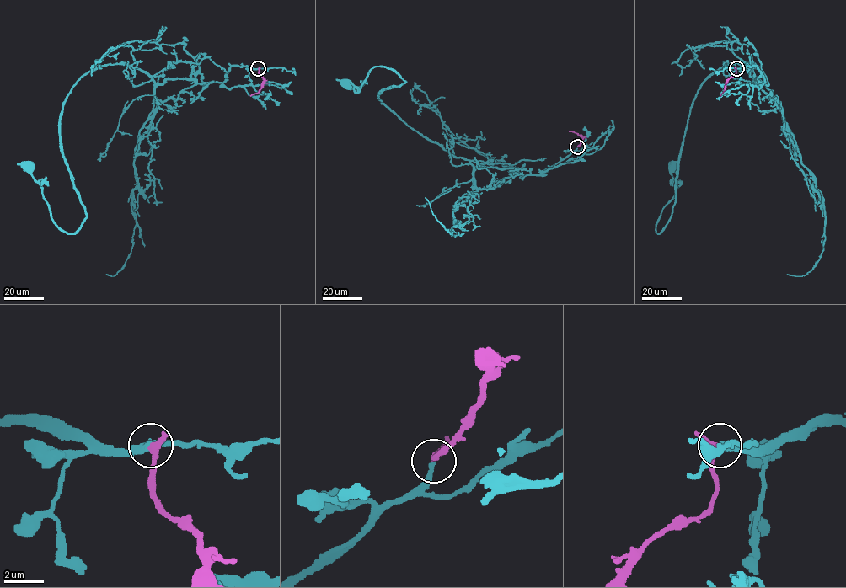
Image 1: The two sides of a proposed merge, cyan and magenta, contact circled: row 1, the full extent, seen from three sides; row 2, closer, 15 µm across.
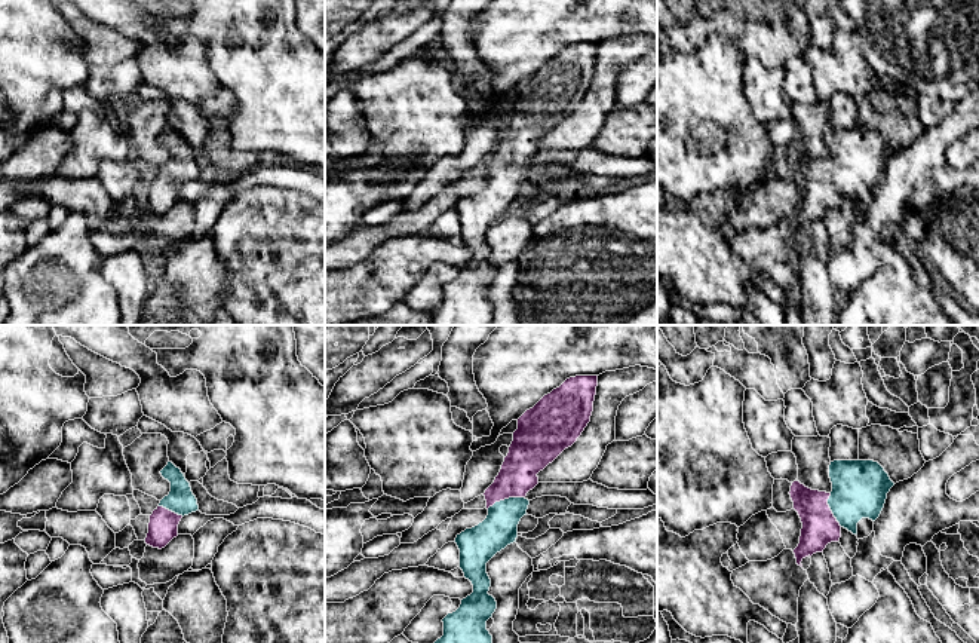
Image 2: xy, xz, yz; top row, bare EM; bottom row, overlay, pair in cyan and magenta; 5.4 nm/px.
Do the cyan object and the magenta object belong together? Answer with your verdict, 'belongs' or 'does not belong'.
belongs

